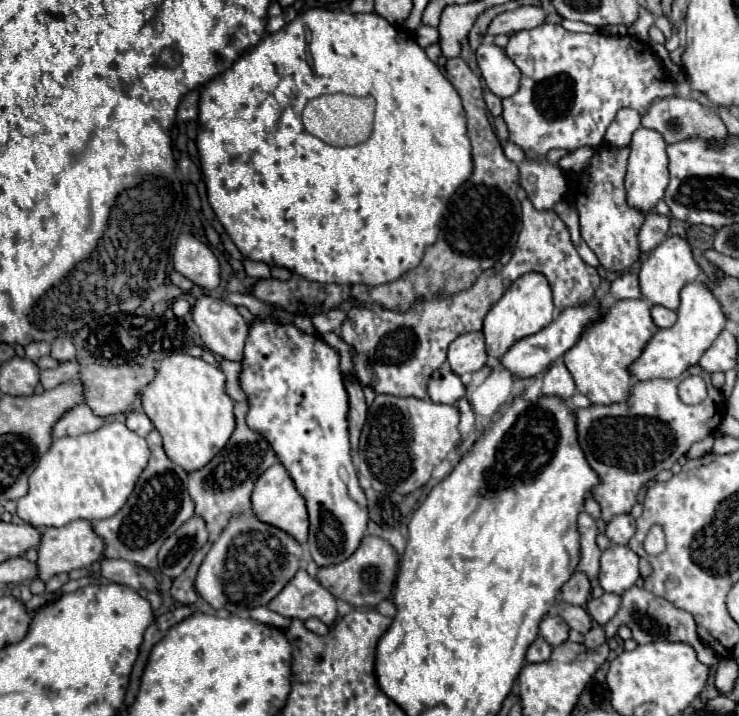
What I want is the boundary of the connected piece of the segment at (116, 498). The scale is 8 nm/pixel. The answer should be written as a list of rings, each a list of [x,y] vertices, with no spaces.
[[[108,421],[104,427],[92,433],[76,435],[76,437],[60,437],[54,439],[52,447],[44,457],[40,457],[38,467],[28,477],[28,493],[18,499],[18,517],[34,527],[64,527],[76,519],[100,521],[116,515],[126,499],[130,497],[140,473],[144,471],[150,459],[150,449],[142,437],[132,433],[120,421]]]

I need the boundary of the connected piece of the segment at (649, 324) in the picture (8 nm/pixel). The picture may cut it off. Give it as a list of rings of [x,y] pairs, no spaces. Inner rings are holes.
[[[644,299],[616,301],[606,309],[604,319],[592,323],[580,341],[568,353],[564,353],[564,363],[574,377],[576,389],[594,405],[614,405],[628,401],[632,387],[632,375],[628,367],[640,357],[656,331],[658,327],[652,321],[650,305]]]

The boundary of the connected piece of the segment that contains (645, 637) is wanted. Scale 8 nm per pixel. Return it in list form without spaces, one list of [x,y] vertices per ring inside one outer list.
[[[632,587],[632,589],[628,589],[622,595],[622,607],[620,607],[618,615],[604,627],[606,629],[606,637],[612,637],[618,631],[618,627],[624,625],[624,623],[632,629],[632,637],[638,643],[650,643],[650,641],[684,641],[684,643],[690,643],[696,649],[696,653],[698,653],[698,657],[700,657],[702,663],[706,663],[710,667],[714,667],[718,663],[716,653],[698,637],[692,615],[688,611],[684,611],[684,609],[674,607],[670,601],[648,593],[646,589]]]

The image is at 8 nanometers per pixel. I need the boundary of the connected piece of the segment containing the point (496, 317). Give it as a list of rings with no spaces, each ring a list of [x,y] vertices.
[[[526,273],[516,279],[504,297],[488,311],[484,319],[484,337],[486,337],[486,353],[490,357],[502,357],[516,341],[538,333],[554,319],[552,291],[542,273]]]

